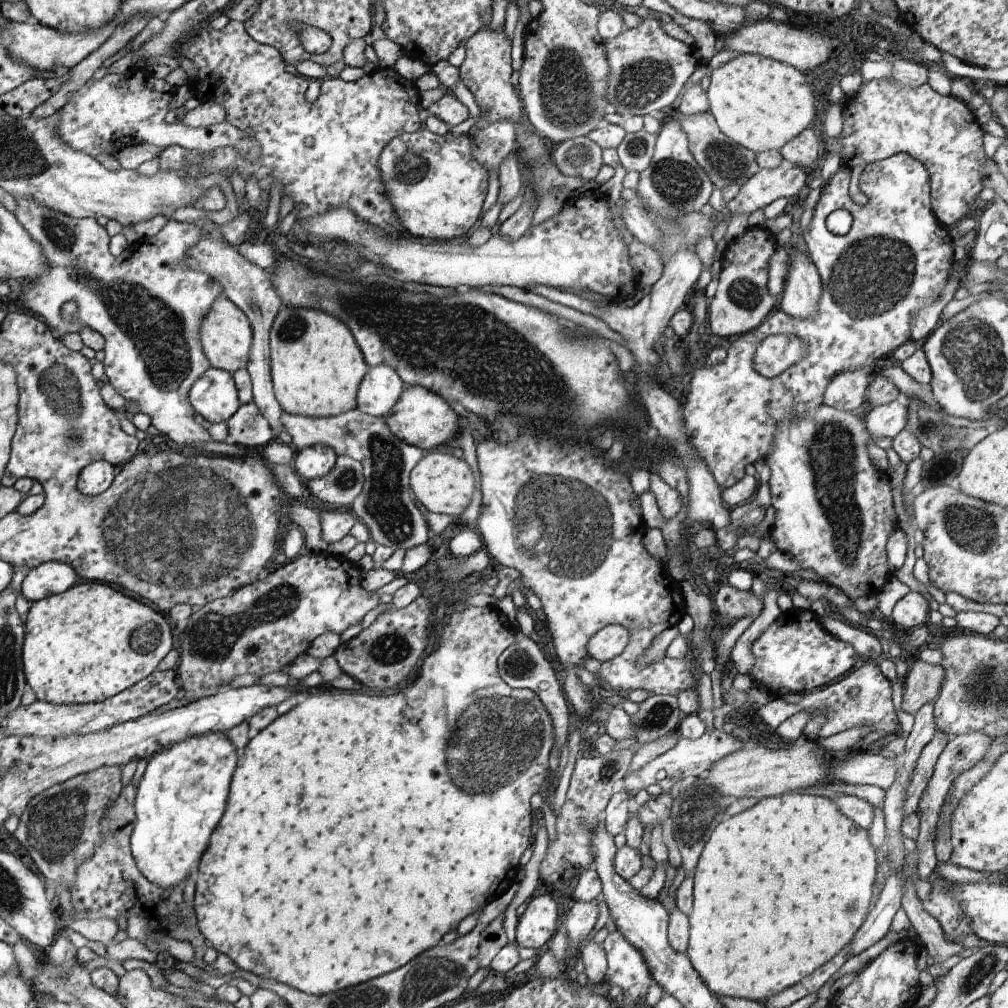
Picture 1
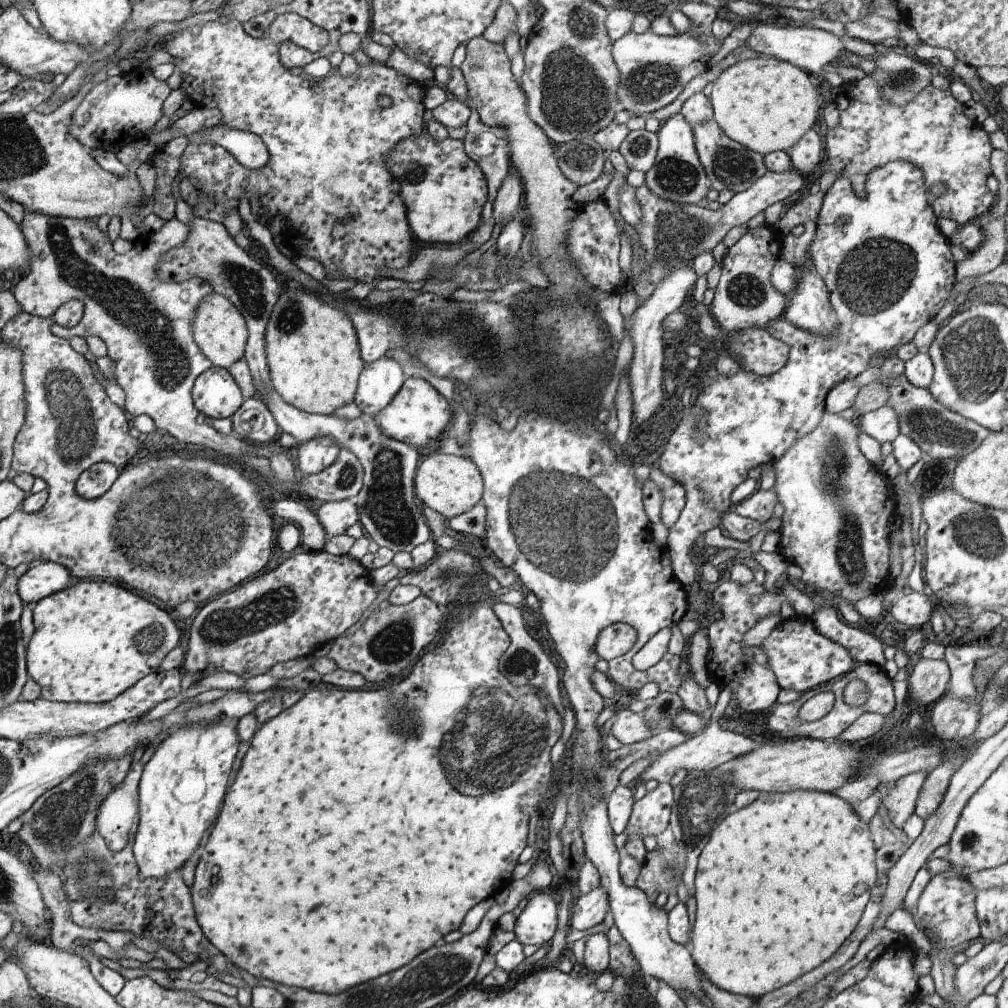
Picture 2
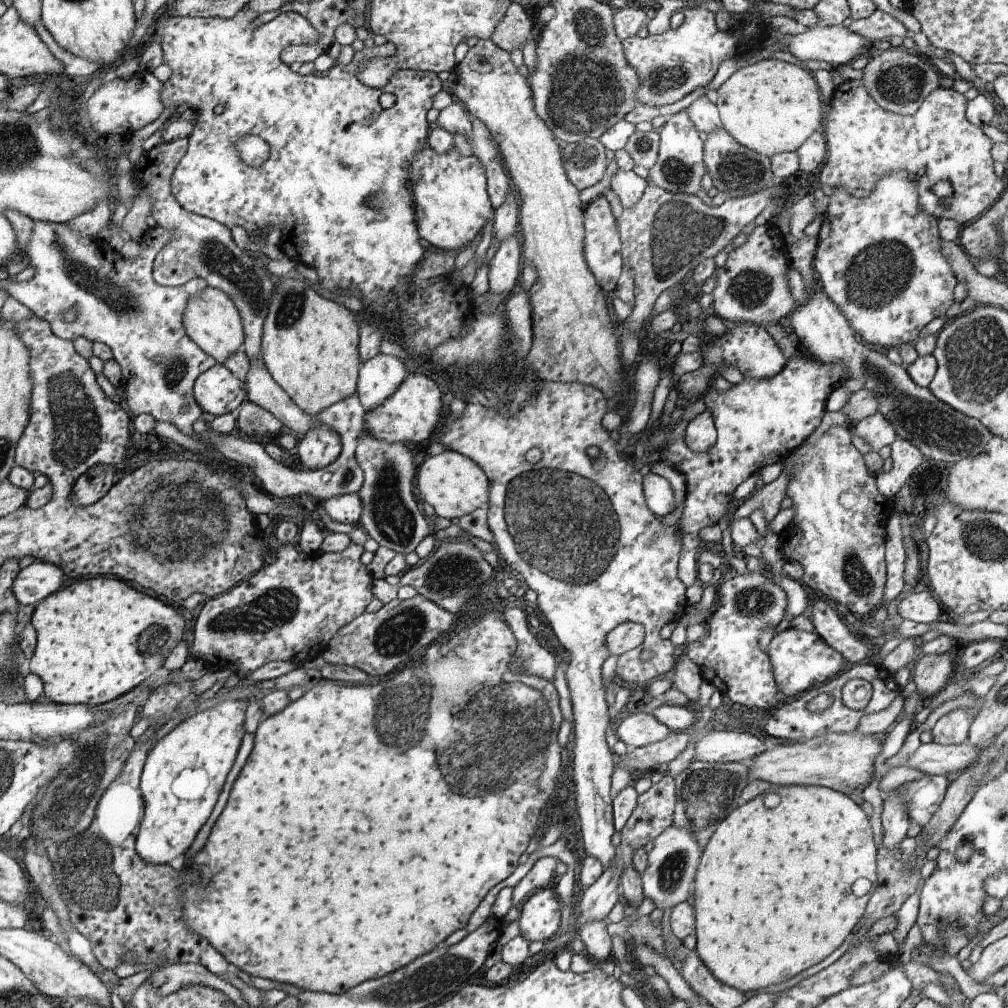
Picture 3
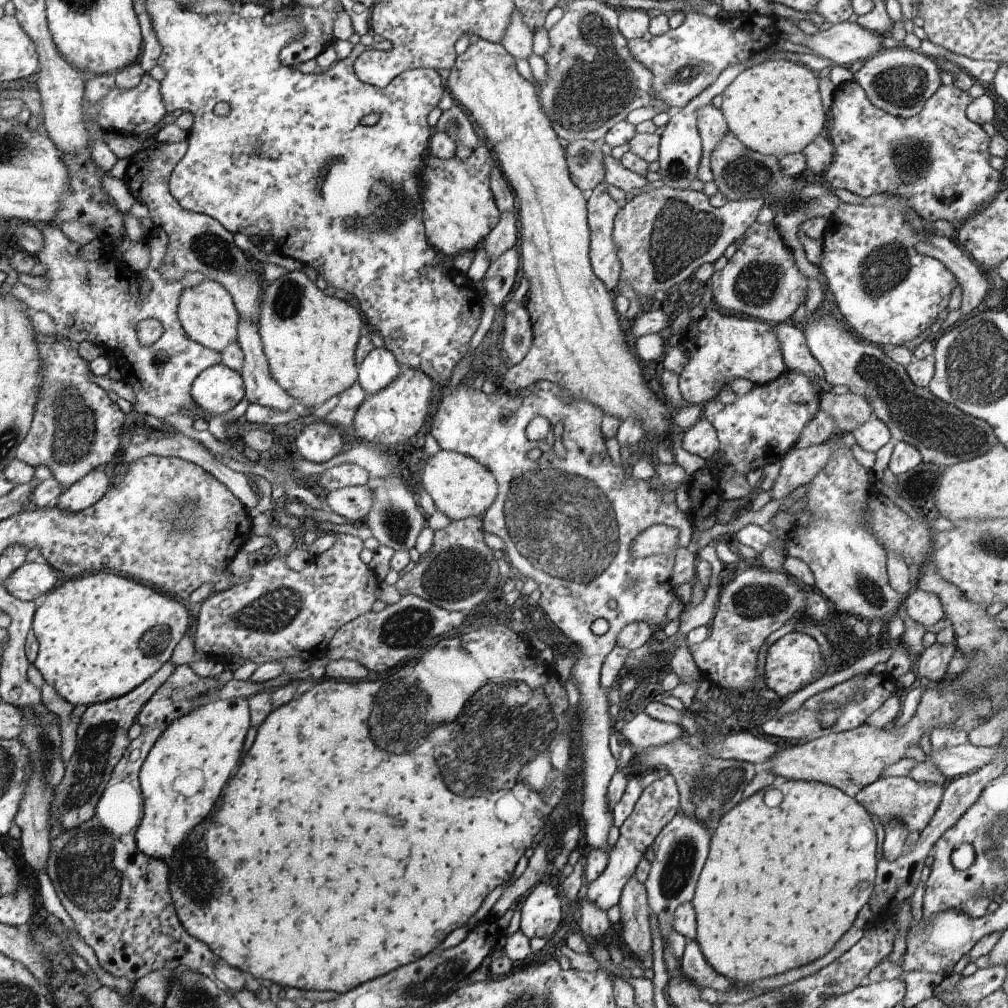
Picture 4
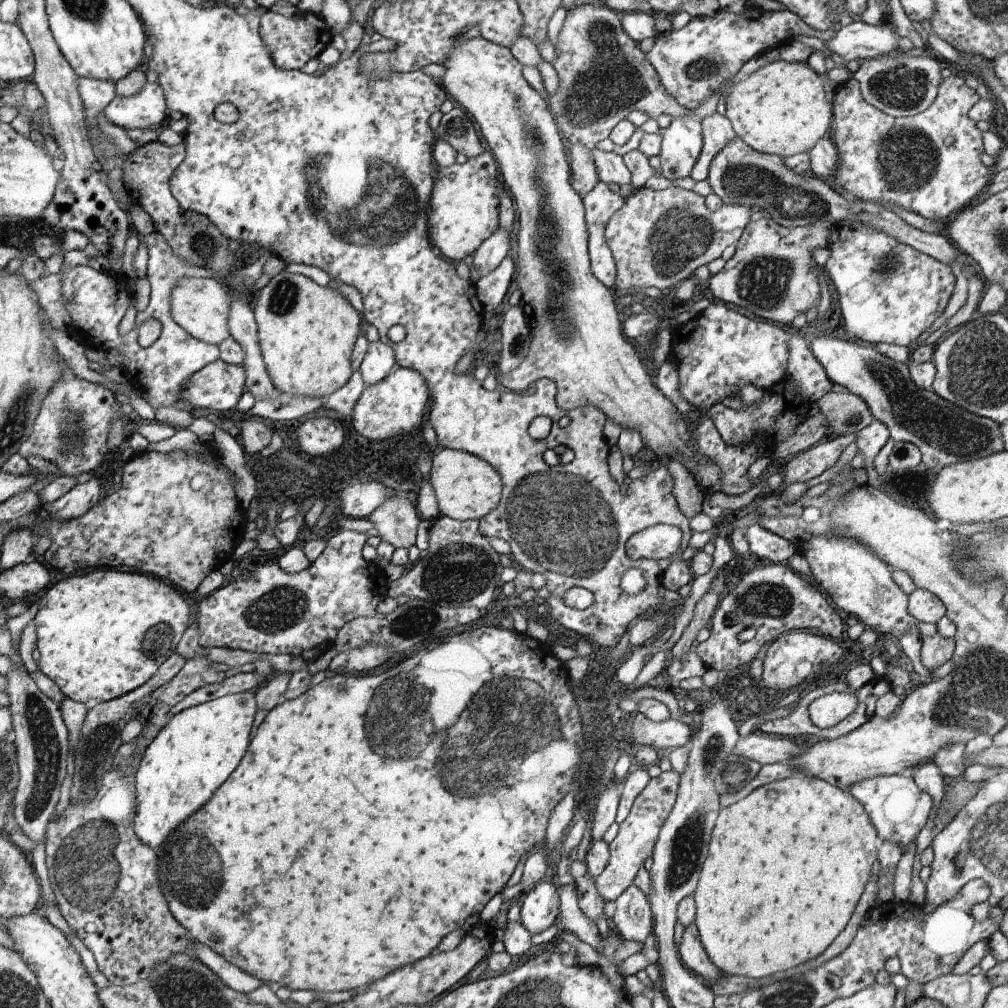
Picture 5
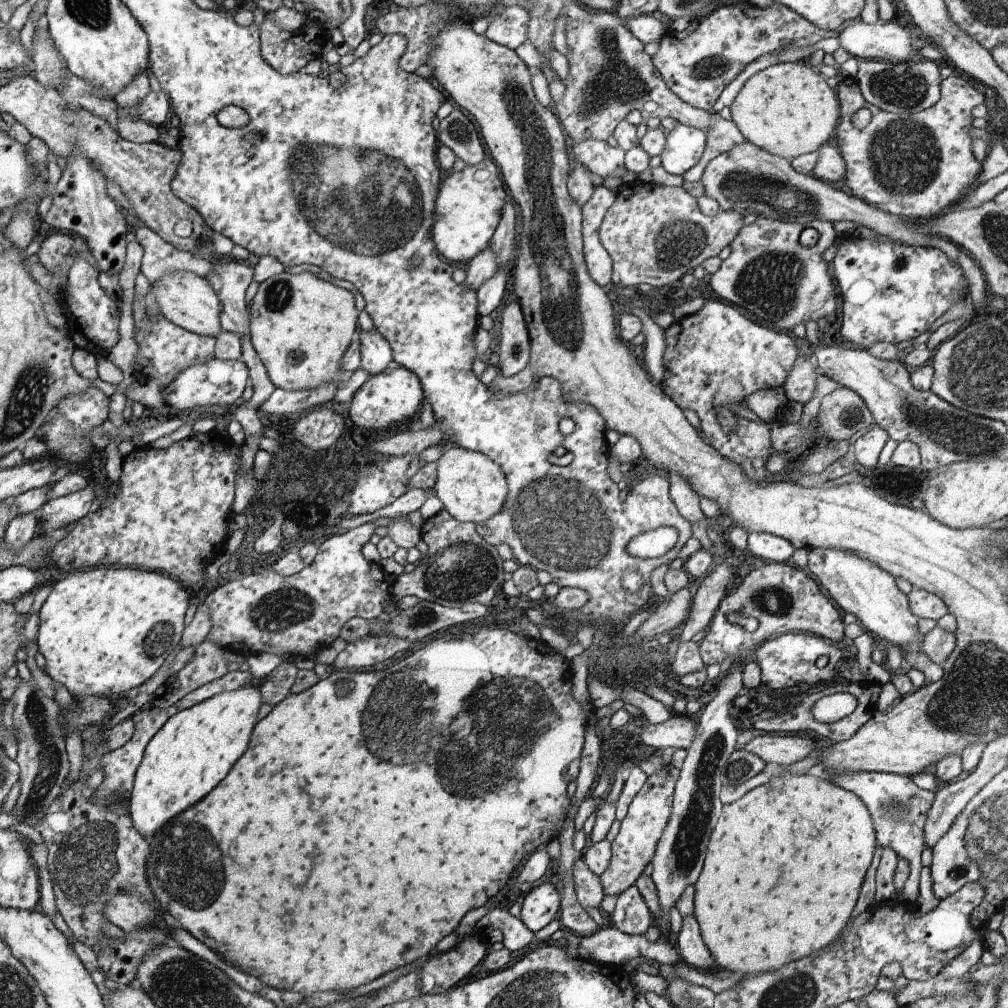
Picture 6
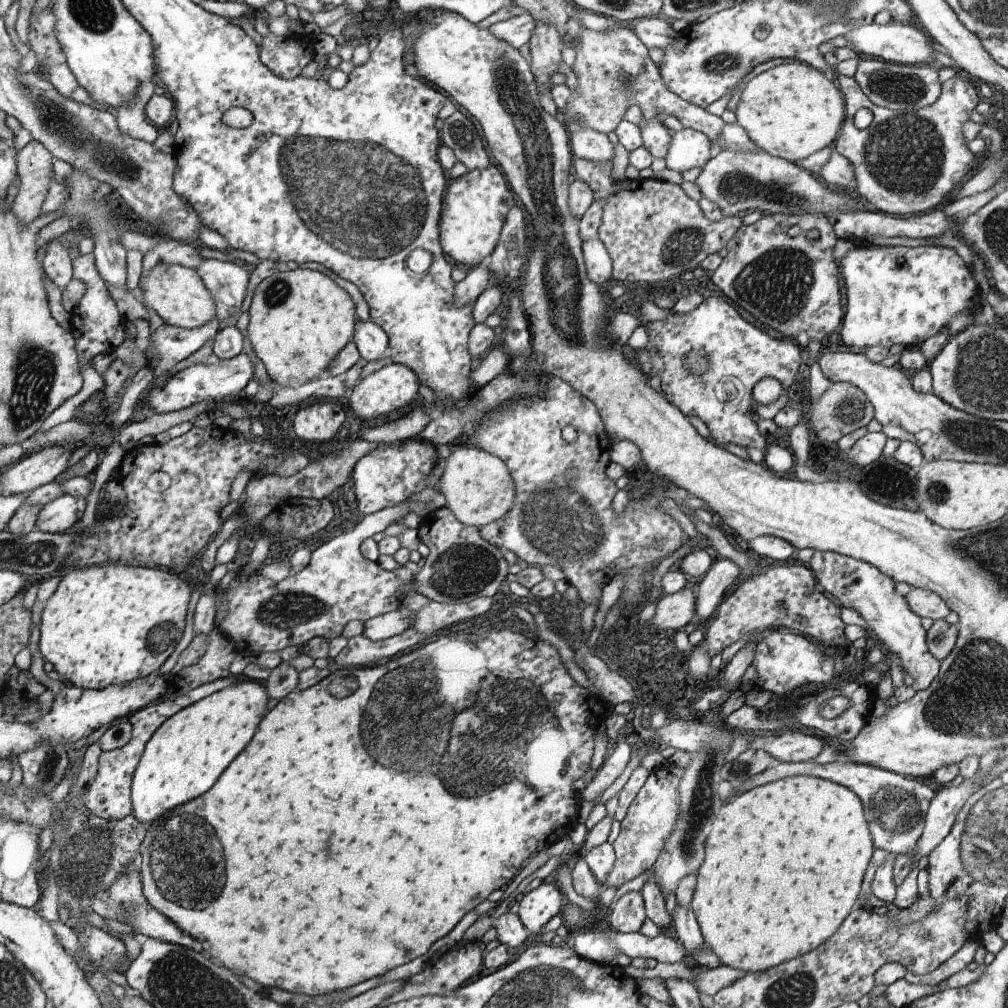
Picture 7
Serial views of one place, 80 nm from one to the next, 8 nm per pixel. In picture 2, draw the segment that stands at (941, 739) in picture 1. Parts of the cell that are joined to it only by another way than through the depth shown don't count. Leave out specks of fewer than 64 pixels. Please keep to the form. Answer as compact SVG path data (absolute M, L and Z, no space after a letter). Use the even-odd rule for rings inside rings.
M910 773L896 781L893 789L882 799L892 826L901 829L915 813L915 804L926 773Z

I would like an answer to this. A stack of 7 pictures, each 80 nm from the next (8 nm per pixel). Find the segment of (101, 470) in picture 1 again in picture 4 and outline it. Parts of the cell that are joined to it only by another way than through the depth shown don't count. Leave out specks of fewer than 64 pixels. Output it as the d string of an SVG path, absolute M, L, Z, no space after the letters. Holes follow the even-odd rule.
M91 470L84 478L76 481L70 488L57 498L56 506L64 511L72 513L80 512L89 506L96 504L106 491L110 489L109 478L105 472L100 470Z

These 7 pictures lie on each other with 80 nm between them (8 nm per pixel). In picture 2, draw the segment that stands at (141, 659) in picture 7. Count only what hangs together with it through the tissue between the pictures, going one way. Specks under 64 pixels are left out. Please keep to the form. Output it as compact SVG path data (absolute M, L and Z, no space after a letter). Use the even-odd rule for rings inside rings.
M84 580L70 588L61 590L60 592L51 594L42 601L38 601L32 606L33 610L33 623L35 632L29 643L28 650L26 651L27 671L30 678L33 678L41 688L40 698L47 701L65 702L65 703L107 703L120 696L125 690L134 686L138 681L142 681L150 673L160 670L166 656L171 652L172 648L178 646L180 642L180 630L176 626L176 622L170 618L170 613L166 608L160 608L156 604L133 594L126 590L122 585L114 583L109 580L102 580L94 582L94 580Z

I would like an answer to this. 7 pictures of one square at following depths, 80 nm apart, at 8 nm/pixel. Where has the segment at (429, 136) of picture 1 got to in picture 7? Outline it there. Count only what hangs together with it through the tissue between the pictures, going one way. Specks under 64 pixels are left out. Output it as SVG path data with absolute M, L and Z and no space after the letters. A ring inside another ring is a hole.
M493 164L488 168L470 170L459 178L452 178L444 202L444 226L442 220L439 225L439 239L444 254L448 254L458 267L464 269L487 261L498 244L508 210L516 205L514 193L507 185L503 172Z

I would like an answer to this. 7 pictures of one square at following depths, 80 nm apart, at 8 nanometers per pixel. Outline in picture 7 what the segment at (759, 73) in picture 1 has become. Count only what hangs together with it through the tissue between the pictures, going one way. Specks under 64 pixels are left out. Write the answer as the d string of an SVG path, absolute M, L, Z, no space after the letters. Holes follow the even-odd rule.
M798 61L761 72L746 84L738 106L738 124L762 151L789 162L833 147L844 124L844 98L824 72Z

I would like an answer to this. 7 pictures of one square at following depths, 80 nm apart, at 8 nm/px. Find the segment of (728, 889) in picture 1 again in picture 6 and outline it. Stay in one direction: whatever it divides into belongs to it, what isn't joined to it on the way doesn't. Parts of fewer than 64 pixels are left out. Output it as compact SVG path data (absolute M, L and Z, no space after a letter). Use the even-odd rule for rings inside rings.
M786 775L775 777L763 785L750 790L739 800L723 805L711 832L702 872L695 882L693 915L698 921L704 944L713 956L716 968L730 973L765 973L778 970L792 961L807 957L834 941L848 924L856 906L860 887L874 856L878 856L878 844L871 814L864 802L852 791L839 787L832 780L814 775Z

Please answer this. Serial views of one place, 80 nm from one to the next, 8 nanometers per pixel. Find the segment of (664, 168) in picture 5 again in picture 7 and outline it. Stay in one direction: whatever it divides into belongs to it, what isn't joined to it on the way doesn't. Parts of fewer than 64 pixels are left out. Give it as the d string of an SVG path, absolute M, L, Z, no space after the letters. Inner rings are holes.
M684 127L680 132L672 132L671 137L666 154L668 169L682 173L691 168L703 168L711 160L712 144L706 134Z

